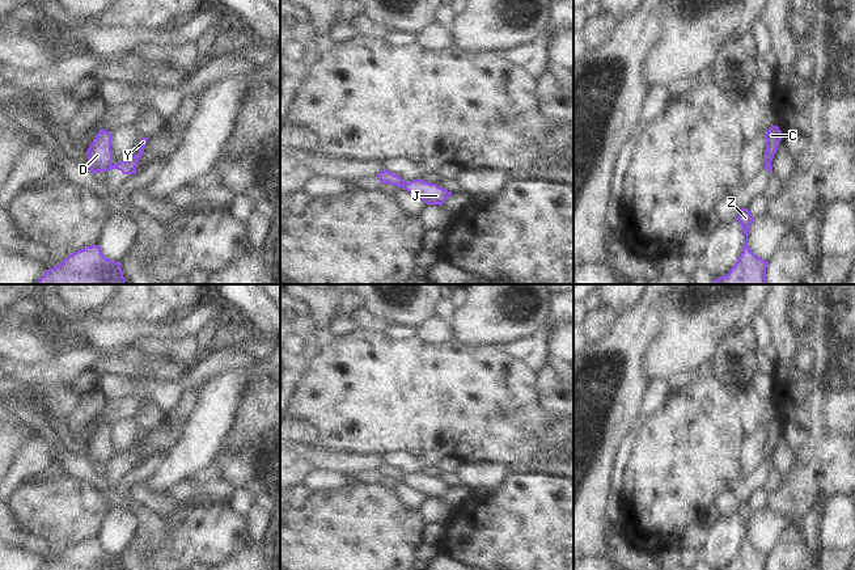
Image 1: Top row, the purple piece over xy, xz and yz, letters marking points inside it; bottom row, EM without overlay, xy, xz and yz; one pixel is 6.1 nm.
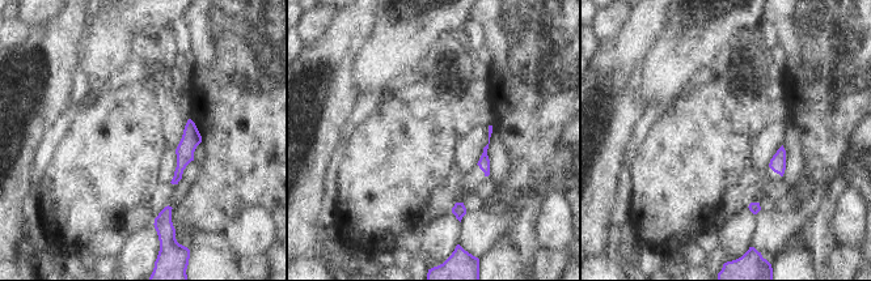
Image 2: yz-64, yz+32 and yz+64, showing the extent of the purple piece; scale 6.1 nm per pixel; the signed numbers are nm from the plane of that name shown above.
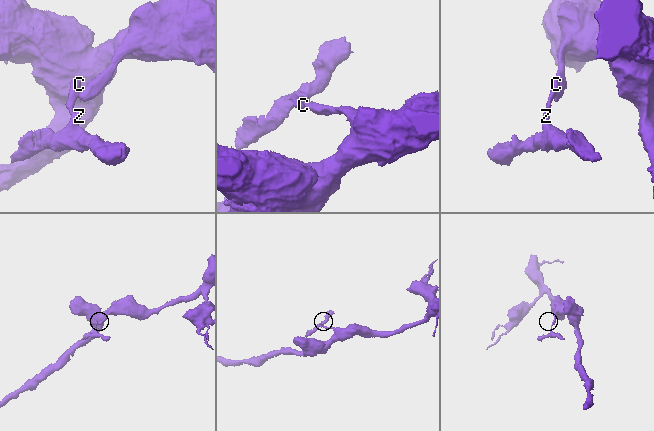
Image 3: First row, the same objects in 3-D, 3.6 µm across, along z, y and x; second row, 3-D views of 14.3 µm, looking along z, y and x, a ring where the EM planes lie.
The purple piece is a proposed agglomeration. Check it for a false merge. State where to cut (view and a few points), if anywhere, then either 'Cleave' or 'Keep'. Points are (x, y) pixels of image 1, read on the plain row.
Split along xz (405, 476), (402, 480). Cleave.

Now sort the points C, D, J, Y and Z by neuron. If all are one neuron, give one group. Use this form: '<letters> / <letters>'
C D Z / J Y

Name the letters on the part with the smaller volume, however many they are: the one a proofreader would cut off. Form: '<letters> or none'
C, D, Z

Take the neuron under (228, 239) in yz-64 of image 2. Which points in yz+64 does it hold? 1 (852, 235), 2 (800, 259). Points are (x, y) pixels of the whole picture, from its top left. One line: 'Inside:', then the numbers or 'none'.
Inside: 1, 2

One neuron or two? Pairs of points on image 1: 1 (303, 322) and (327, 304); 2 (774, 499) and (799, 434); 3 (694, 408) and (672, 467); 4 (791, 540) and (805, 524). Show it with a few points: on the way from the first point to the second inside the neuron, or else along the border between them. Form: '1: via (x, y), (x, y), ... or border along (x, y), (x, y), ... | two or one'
1: border along (295, 298), (304, 302), (317, 317) | two
2: via (791, 484), (801, 473), (801, 451) | one
3: via (694, 422), (694, 440), (686, 452) | one
4: border along (792, 527), (803, 536), (808, 549), (815, 556) | two

